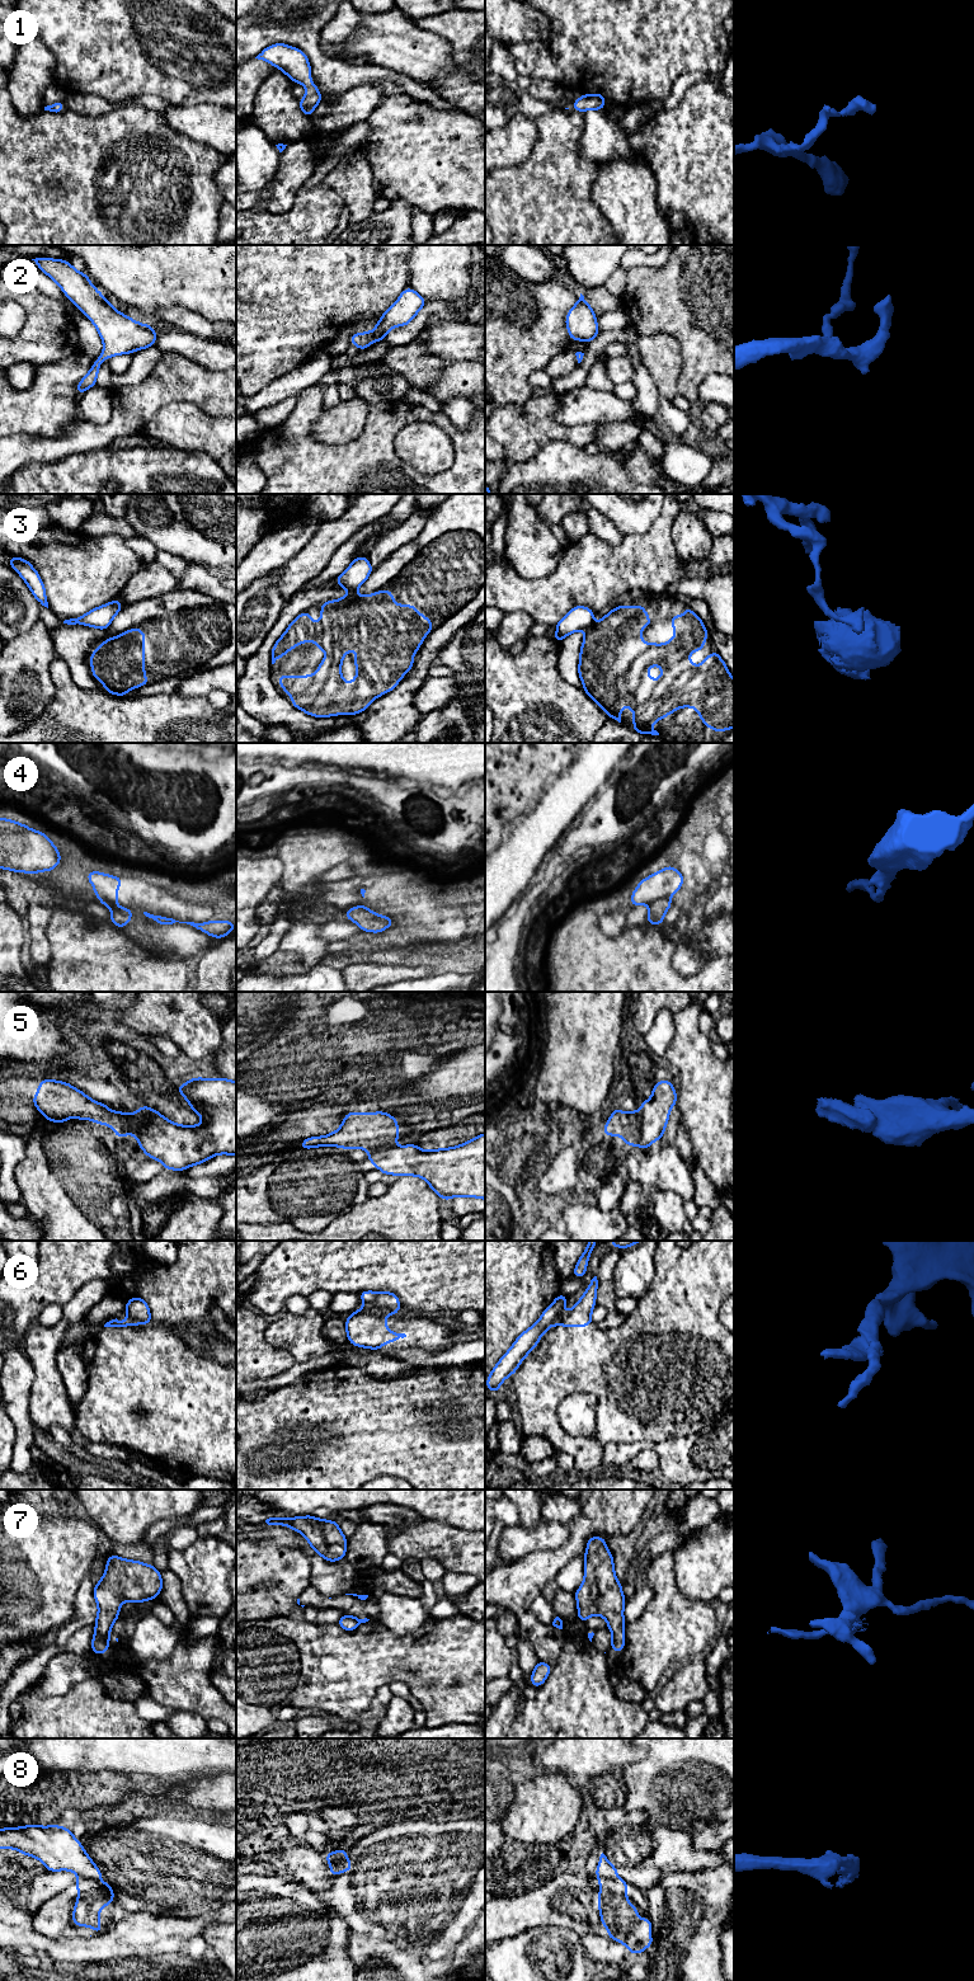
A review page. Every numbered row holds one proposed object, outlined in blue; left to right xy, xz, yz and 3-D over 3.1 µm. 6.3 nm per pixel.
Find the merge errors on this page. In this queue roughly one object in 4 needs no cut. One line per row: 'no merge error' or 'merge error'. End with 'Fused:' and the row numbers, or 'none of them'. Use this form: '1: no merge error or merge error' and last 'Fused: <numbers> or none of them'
1: no merge error
2: no merge error
3: merge error
4: merge error
5: merge error
6: merge error
7: merge error
8: merge error
Fused: 3, 4, 5, 6, 7, 8

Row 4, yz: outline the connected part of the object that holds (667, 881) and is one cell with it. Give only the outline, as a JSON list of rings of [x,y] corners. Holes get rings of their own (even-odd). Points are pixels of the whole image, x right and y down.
[[[667,866],[643,879],[631,894],[631,907],[649,905],[658,899],[668,899],[683,885],[684,877],[674,866]]]

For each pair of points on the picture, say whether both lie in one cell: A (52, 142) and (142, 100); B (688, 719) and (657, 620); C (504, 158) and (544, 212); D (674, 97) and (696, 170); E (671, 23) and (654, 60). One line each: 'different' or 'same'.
A: different
B: same
C: different
D: different
E: same

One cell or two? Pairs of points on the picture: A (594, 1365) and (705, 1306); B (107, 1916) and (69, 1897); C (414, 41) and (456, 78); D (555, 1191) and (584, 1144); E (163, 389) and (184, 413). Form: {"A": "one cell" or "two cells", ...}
{"A": "one cell", "B": "one cell", "C": "one cell", "D": "two cells", "E": "two cells"}

